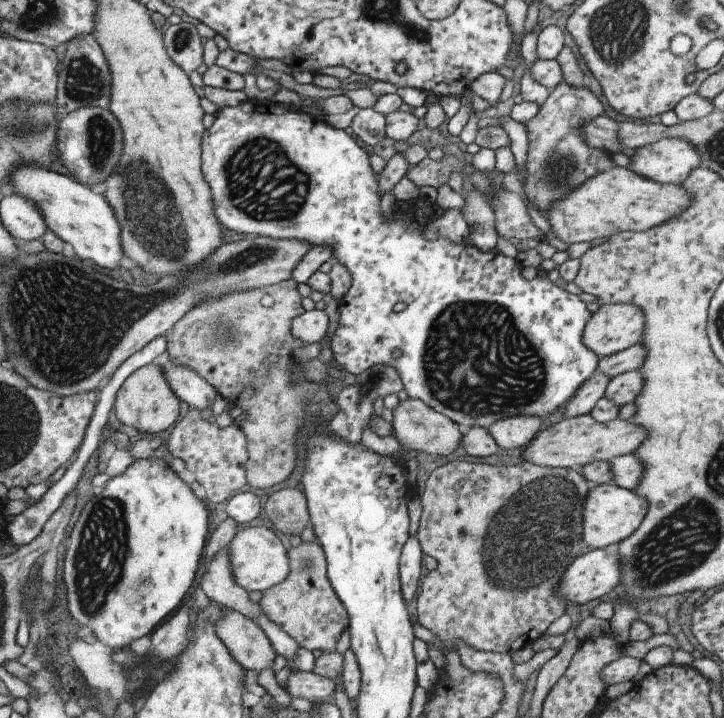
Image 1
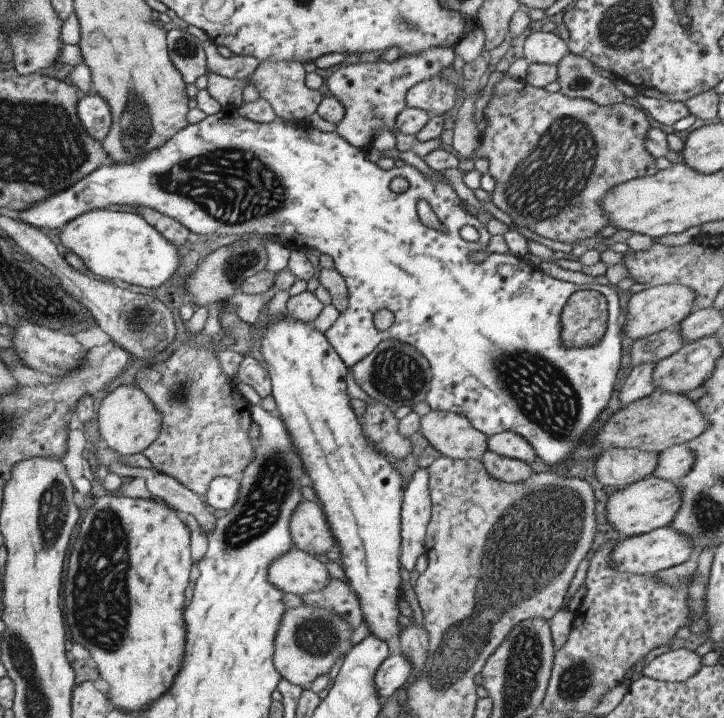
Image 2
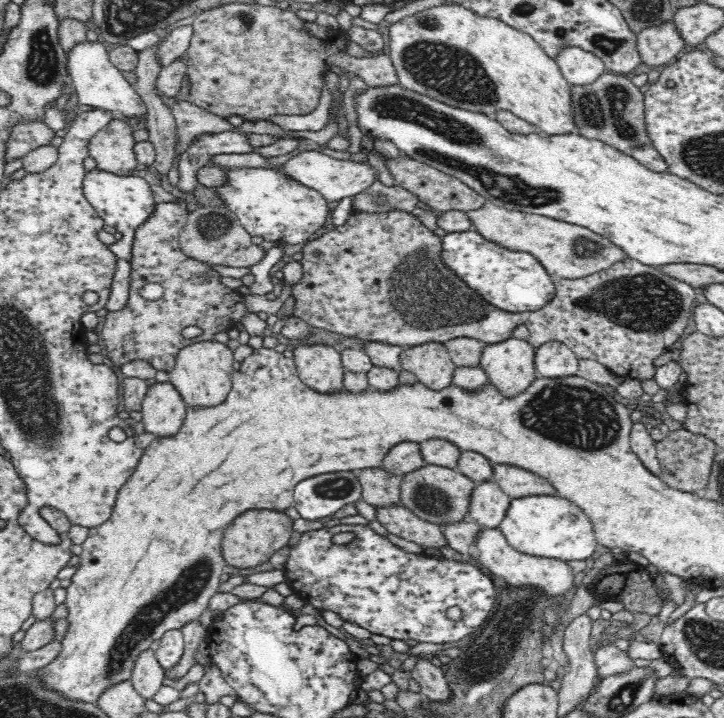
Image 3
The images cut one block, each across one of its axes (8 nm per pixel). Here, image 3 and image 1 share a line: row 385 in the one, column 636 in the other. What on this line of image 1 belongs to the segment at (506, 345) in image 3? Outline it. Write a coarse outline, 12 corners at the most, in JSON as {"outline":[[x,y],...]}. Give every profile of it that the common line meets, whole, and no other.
{"outline":[[603,483],[587,490],[581,542],[588,550],[625,540],[647,500]]}

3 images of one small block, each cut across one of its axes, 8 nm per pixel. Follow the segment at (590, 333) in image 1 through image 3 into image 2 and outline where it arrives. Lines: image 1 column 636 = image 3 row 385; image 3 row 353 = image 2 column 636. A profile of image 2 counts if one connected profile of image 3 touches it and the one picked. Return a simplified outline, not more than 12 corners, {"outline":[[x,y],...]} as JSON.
{"outline":[[656,285],[623,298],[622,330],[642,339],[681,323],[696,293]]}

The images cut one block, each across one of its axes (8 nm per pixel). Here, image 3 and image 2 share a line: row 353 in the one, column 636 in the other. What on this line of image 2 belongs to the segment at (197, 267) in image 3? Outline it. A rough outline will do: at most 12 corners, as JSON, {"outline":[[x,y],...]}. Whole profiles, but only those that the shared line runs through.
{"outline":[[503,72],[467,157],[517,226],[573,244],[658,172],[647,116]]}

